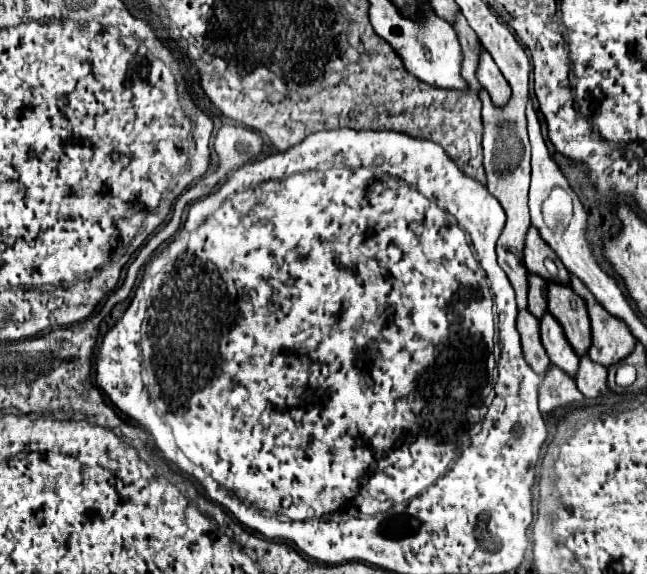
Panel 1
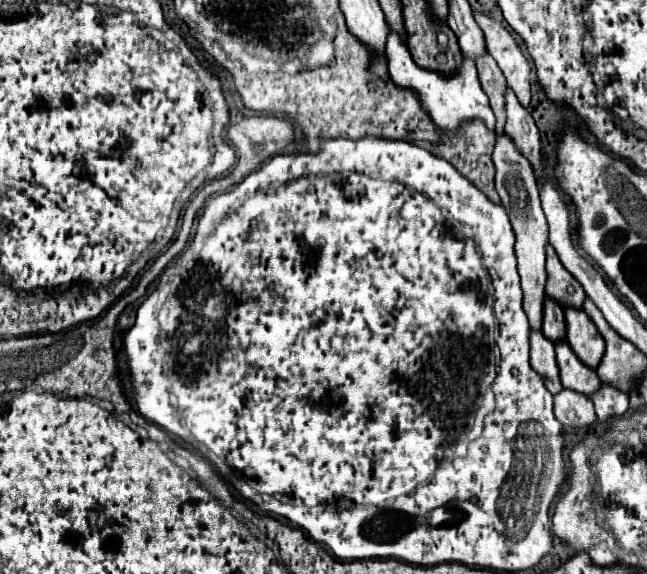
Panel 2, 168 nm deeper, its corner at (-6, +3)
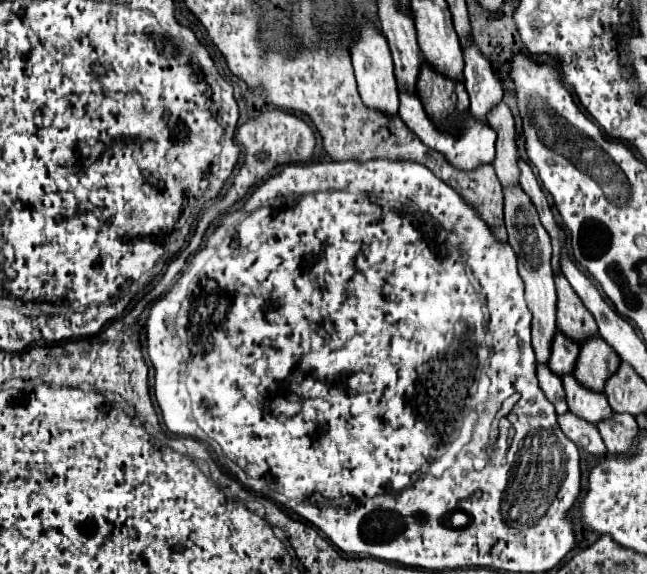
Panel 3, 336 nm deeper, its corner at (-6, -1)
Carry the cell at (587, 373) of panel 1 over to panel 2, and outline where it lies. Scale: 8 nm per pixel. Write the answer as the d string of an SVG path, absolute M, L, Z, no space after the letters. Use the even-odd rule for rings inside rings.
M601 385L601 389L591 397L591 401L601 423L607 423L611 417L623 415L629 409L629 397L611 385Z

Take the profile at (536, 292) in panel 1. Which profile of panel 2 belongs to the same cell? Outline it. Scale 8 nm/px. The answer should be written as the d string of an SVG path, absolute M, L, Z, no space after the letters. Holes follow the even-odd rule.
M545 299L545 317L543 317L543 335L557 343L565 341L565 315L561 311L561 305L557 305L551 299Z

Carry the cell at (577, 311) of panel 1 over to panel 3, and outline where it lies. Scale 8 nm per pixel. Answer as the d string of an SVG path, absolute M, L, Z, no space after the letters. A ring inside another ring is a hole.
M593 335L587 337L585 343L579 343L579 357L573 375L581 385L593 391L603 391L607 377L613 375L619 361L621 359L607 343L601 341L599 335Z

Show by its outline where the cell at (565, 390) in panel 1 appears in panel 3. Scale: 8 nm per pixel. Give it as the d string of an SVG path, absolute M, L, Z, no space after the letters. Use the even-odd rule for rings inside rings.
M571 411L563 413L557 417L559 419L559 425L563 429L563 433L581 449L585 449L587 453L607 453L603 441L601 441L601 435L597 431L597 427L577 415L573 415Z

